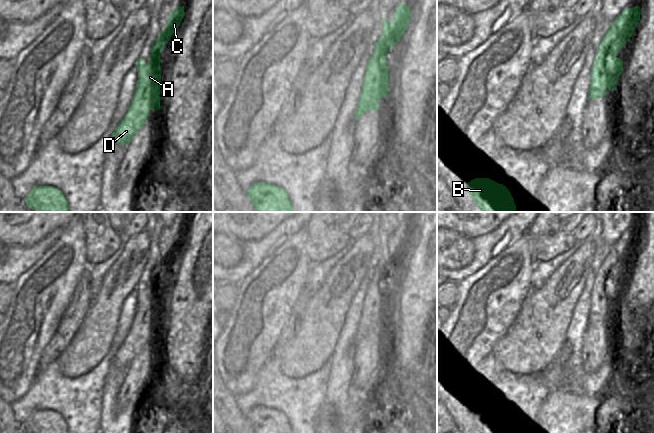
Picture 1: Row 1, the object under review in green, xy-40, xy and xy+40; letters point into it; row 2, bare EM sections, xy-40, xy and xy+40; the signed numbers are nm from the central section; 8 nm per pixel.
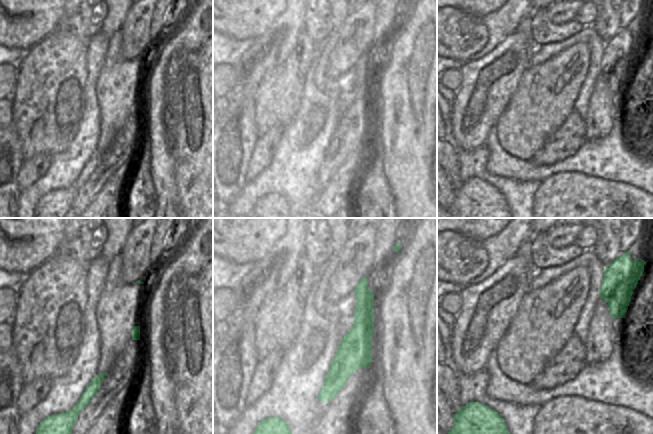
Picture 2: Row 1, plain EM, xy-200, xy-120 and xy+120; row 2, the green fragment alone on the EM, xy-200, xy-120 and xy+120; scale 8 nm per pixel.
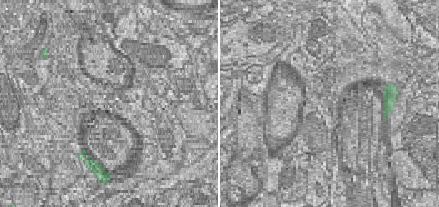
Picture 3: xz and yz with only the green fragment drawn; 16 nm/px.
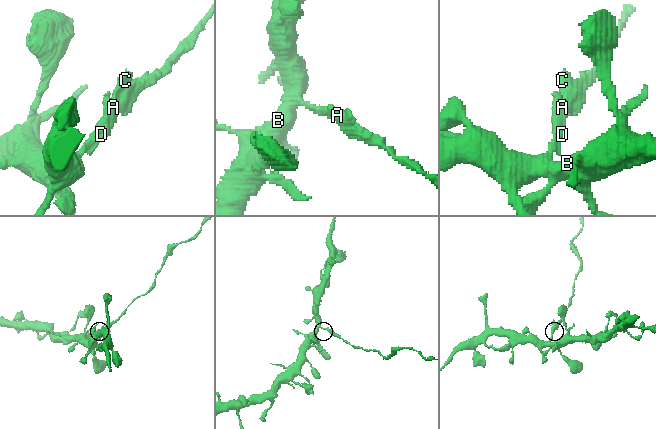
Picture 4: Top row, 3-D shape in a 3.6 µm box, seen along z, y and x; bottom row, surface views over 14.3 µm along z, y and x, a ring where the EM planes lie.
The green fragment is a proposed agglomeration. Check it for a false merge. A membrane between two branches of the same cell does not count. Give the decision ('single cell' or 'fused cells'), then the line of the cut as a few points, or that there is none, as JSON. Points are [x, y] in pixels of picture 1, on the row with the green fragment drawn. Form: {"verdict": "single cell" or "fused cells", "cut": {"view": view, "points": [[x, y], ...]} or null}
{"verdict": "fused cells", "cut": {"view": "xy+40", "points": [[598, 48], [601, 51], [601, 66], [605, 71], [608, 87]]}}

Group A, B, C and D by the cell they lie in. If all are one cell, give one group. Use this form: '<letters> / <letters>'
A B D / C

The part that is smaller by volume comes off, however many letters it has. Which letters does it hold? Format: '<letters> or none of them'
C

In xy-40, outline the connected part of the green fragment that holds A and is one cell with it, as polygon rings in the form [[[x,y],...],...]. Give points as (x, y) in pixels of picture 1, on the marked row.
[[[150,50],[148,63],[145,64],[140,56],[136,61],[136,69],[138,71],[138,79],[136,81],[136,89],[132,97],[132,101],[128,107],[128,111],[122,121],[116,126],[112,134],[112,139],[117,144],[128,145],[132,141],[132,137],[140,130],[148,117],[149,110],[160,110],[160,84],[161,84],[161,69],[160,69],[160,53]]]

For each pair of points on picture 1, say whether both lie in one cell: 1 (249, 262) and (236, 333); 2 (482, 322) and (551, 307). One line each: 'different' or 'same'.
1: different
2: different

